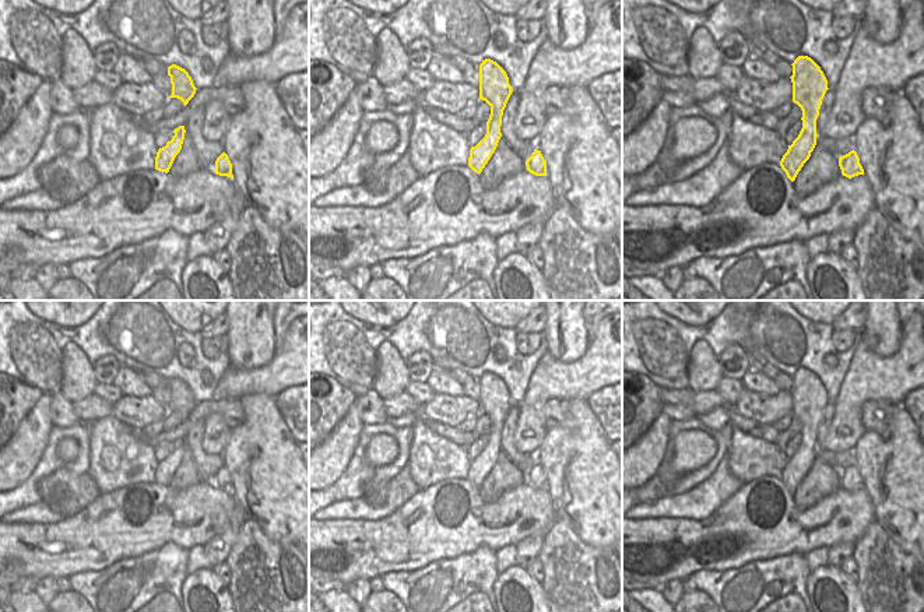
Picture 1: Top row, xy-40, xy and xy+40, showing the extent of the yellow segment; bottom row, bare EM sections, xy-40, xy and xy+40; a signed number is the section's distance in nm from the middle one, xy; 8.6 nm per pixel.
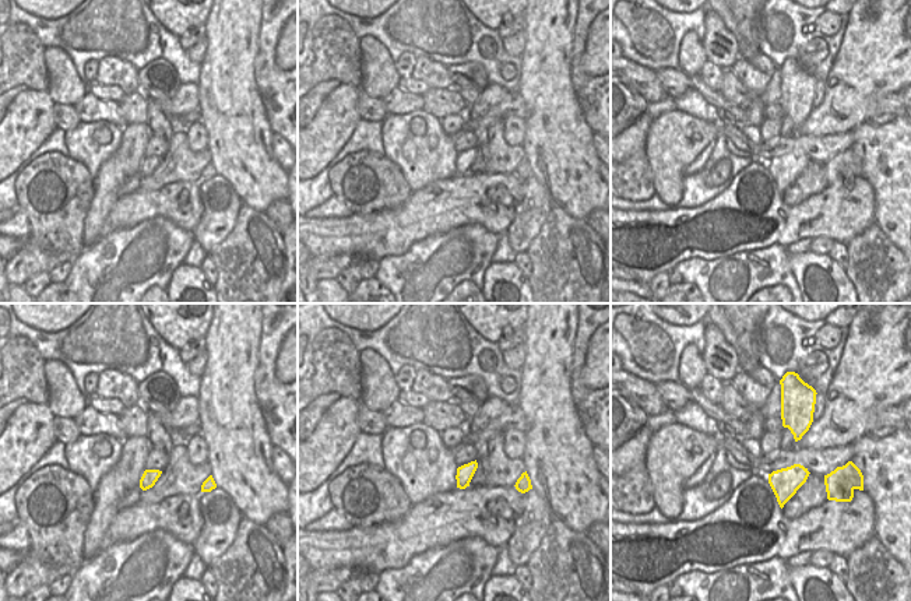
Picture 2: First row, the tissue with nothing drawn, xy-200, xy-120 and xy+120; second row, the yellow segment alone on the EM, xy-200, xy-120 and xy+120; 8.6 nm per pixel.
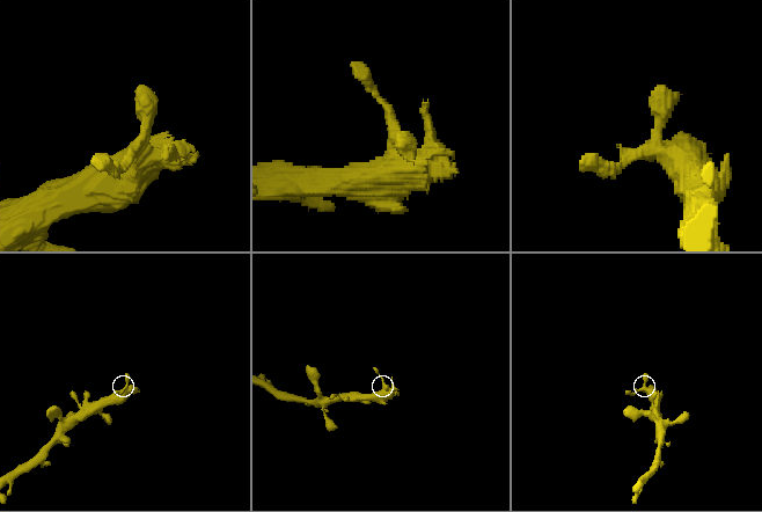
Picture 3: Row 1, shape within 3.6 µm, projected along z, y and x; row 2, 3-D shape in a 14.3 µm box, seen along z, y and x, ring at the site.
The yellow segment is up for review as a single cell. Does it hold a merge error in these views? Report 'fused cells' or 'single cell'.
fused cells

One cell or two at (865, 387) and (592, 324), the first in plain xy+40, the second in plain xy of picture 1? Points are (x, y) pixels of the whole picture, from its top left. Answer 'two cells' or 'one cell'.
two cells

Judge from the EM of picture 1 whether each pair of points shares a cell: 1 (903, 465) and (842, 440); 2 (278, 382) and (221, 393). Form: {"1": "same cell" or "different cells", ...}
{"1": "different cells", "2": "same cell"}

